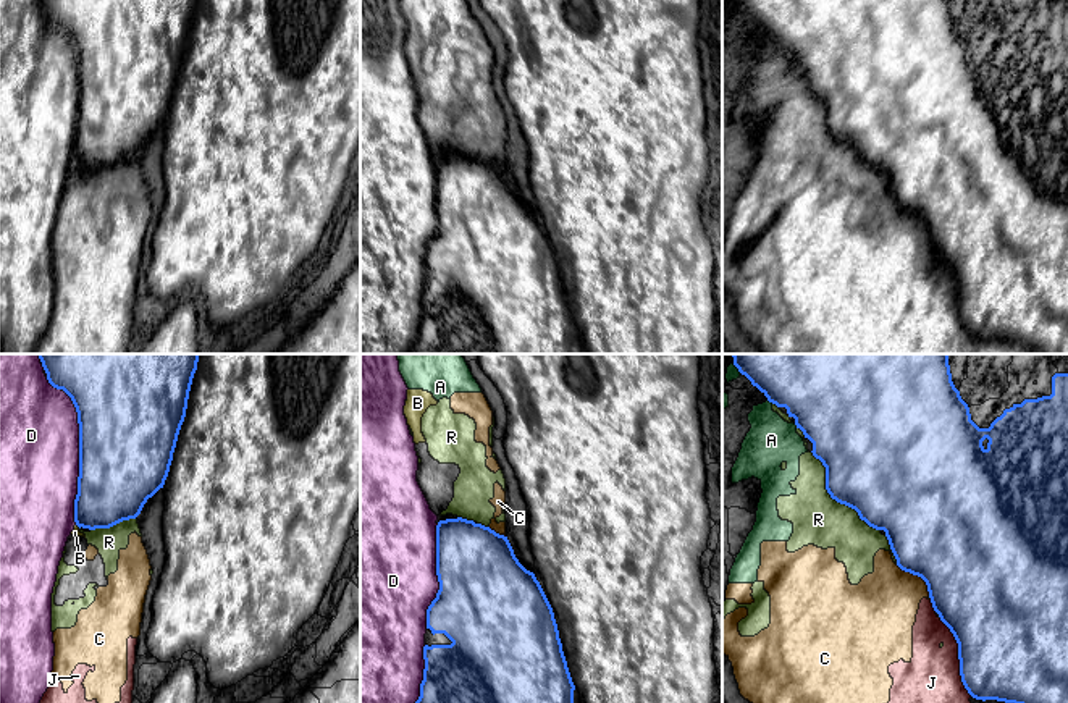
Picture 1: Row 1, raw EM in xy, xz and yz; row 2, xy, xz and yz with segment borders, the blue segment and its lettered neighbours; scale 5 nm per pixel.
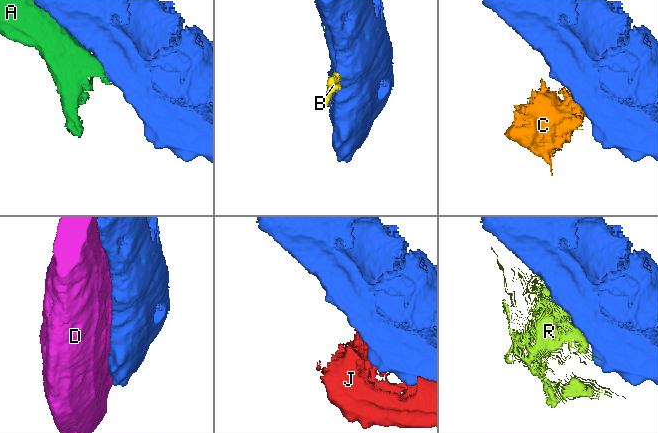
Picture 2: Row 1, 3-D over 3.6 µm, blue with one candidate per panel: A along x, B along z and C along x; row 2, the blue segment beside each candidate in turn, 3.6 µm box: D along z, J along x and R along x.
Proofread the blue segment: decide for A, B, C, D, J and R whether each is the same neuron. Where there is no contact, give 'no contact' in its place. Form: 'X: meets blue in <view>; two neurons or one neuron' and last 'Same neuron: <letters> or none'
A: meets blue in yz; two neurons
B: meets blue in xy; two neurons
C: meets blue in yz; two neurons
D: meets blue in xy; two neurons
J: meets blue in yz; two neurons
R: meets blue in yz; two neurons
Same neuron: none

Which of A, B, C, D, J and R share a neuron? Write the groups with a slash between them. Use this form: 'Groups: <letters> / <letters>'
Groups: A B C J R / D

